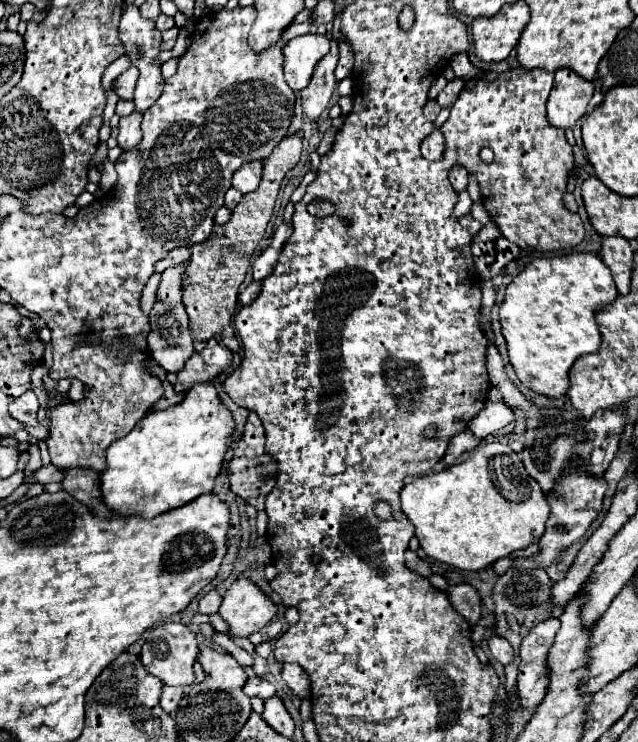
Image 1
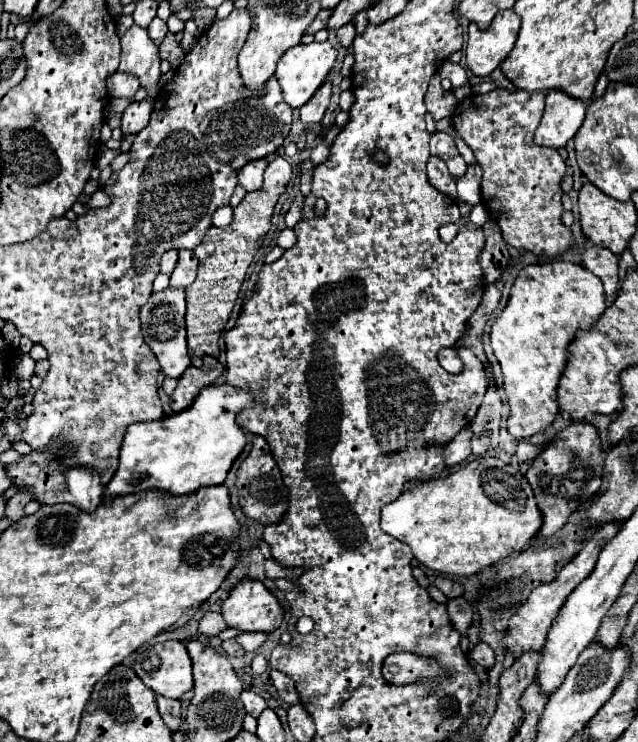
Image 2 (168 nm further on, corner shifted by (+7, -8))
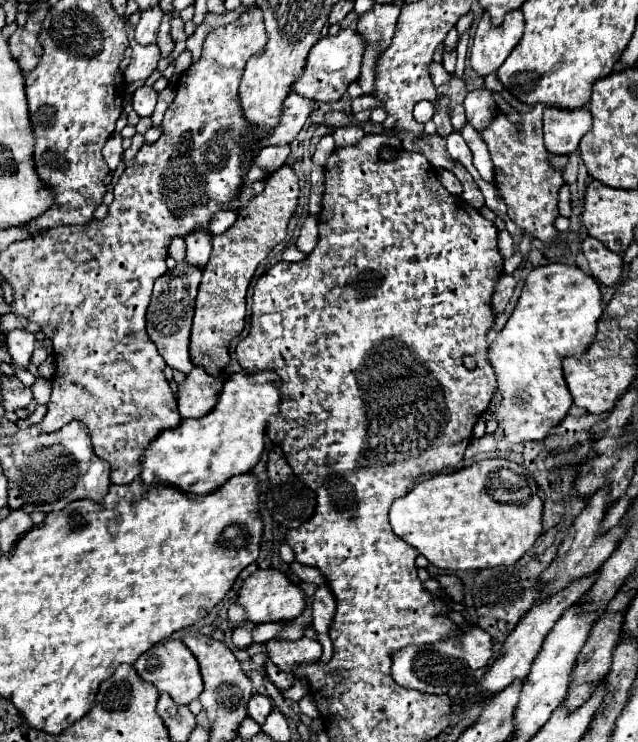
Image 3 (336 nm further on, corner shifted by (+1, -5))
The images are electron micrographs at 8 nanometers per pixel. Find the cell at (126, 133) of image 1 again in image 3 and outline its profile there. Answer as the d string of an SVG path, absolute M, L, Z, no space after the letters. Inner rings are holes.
M142 86L134 92L134 98L132 98L132 108L144 118L144 116L152 116L154 112L154 106L156 106L156 90L152 86Z

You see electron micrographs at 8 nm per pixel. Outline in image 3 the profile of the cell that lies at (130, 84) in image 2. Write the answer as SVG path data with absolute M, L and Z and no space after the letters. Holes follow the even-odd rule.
M128 20L124 21L124 25L130 46L132 47L132 62L130 62L128 70L124 72L124 78L126 78L126 82L146 80L156 70L156 64L160 60L160 50L158 50L156 44L152 44L152 46L136 44L134 40L135 27Z

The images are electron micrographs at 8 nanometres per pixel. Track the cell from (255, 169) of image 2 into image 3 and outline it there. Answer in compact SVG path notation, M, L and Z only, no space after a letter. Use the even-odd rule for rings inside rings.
M288 144L286 146L266 146L266 148L262 148L258 152L258 156L256 156L254 162L258 166L274 172L274 170L278 170L286 162L288 154L290 154L290 146Z

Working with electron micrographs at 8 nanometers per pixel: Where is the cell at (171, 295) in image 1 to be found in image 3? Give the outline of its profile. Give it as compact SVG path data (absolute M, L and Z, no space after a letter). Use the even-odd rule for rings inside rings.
M194 230L186 236L186 246L188 246L186 260L194 266L204 268L212 252L212 234L208 230Z

